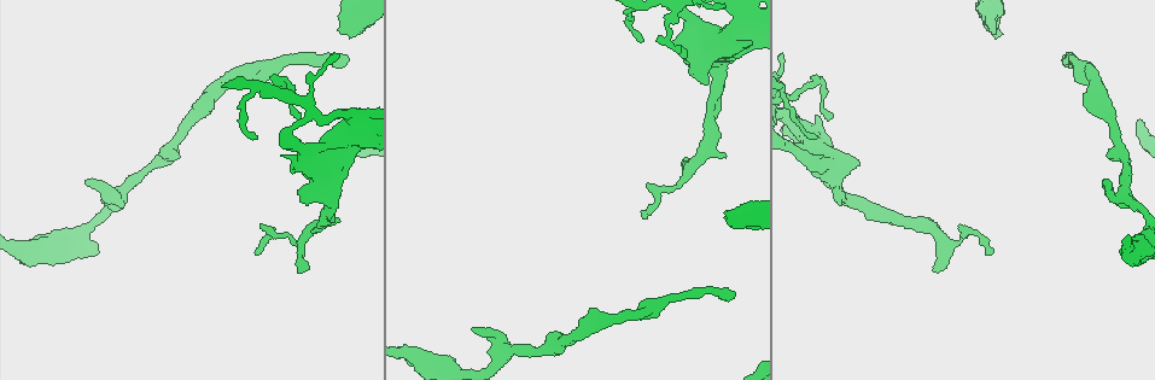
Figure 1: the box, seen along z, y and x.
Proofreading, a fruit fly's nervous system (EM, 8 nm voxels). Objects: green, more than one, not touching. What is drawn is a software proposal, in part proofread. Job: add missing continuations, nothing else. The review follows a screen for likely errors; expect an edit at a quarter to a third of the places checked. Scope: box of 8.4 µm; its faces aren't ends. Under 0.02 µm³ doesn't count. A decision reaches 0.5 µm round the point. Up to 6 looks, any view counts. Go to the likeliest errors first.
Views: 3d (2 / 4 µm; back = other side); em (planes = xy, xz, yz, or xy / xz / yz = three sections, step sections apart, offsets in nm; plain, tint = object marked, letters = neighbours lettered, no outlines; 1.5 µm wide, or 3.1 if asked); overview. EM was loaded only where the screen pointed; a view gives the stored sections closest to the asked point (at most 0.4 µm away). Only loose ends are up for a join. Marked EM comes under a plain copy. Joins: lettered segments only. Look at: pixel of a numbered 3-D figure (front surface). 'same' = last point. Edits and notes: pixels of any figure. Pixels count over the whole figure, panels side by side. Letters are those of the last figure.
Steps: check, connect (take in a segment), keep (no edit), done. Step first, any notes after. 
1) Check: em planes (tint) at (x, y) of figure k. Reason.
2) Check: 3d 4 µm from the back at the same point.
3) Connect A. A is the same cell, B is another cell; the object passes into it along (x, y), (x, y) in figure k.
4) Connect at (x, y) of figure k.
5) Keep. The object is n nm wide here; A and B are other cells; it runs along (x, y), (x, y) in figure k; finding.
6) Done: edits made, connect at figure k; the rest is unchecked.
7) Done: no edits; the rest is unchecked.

Check: 3d 2 µm at (994, 34) of figure 1. Stops while still wide.

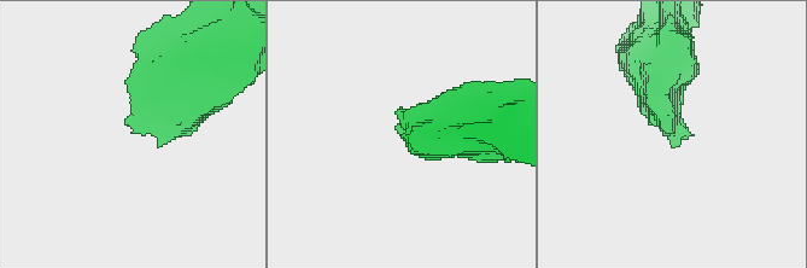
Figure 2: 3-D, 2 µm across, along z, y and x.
Check: em planes (letters) at (133, 131) of figure 2.

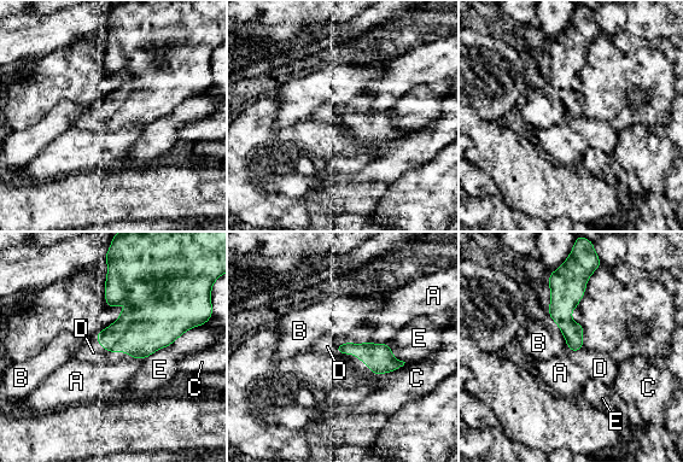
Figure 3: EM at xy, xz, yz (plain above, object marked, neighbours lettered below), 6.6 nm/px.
Connect at (327, 346) of figure 3. The longest contact is with E, 340 nm; D is the same cell, A, B, C and E are other cells; the object passes into it along (378, 357), (352, 352), (327, 346) in figure 3; it goes on there.

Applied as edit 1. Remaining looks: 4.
Check: em planes (tint) at (344, 65) of figure 1. Branch stops here.

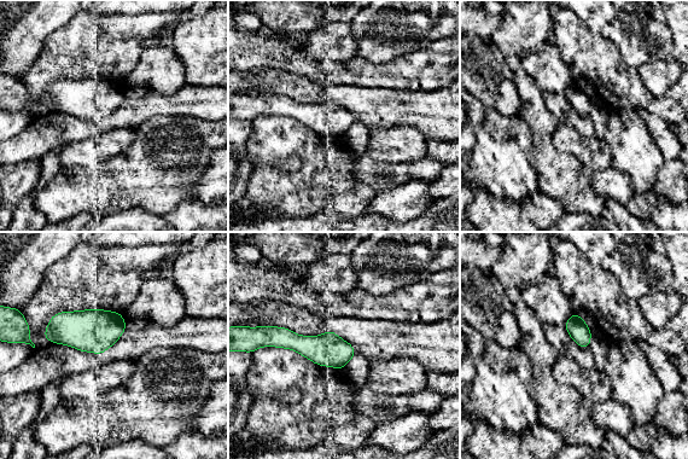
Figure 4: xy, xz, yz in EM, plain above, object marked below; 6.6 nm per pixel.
Check: em planes (letters) at the same point. See the neighbours.

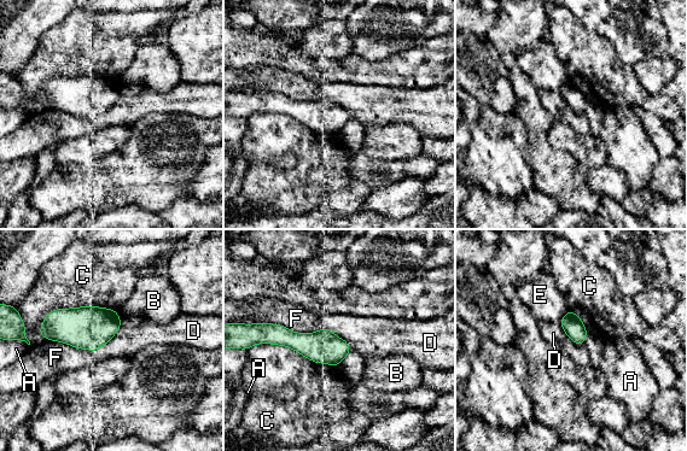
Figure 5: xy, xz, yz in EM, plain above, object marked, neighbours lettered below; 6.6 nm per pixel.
Keep. The object is 140 nm wide here; A, B, C, D, E and F are other cells; none of them fits.

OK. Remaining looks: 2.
Check: 3d 2 µm from the back at (934, 269) of figure 1. An open end.

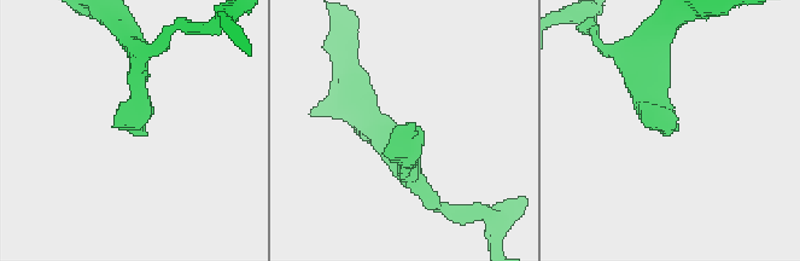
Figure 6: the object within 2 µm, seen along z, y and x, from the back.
Check: em planes (letters) at (671, 133) of figure 6. Now the EM.

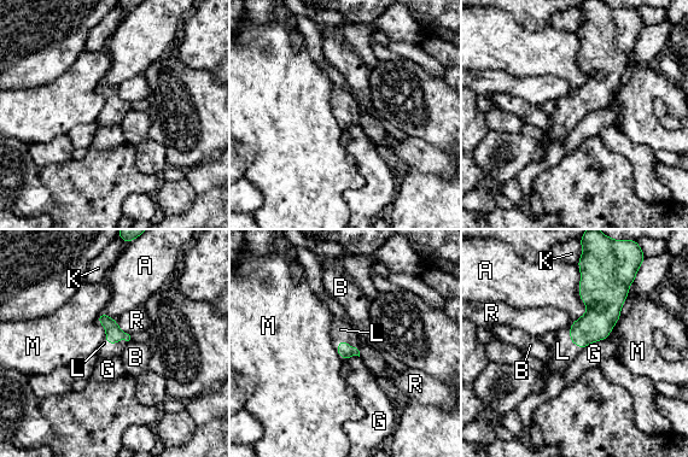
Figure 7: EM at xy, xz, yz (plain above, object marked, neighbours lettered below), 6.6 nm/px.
Connect at (105, 350) of figure 7. L is the same cell, A, B, G, K, M and R are other cells; the object passes into it along (114, 333), (118, 339), (105, 350) in figure 7; it goes on there.

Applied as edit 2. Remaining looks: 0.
Done: edits made, connect at figure 3, connect at figure 7; the rest is unchecked.

